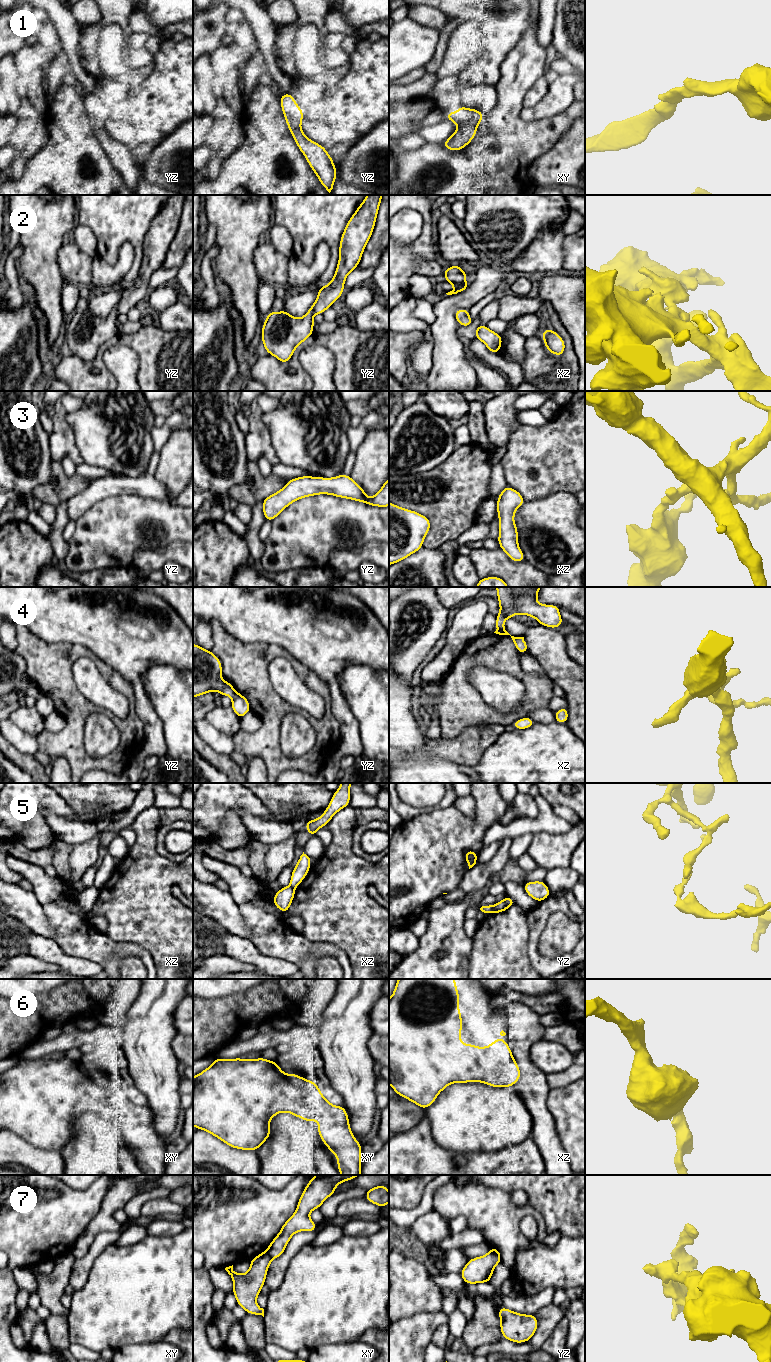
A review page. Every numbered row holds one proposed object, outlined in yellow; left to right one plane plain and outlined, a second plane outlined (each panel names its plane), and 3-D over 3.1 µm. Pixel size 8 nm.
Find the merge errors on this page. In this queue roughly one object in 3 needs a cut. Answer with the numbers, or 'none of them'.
4, 5, 7

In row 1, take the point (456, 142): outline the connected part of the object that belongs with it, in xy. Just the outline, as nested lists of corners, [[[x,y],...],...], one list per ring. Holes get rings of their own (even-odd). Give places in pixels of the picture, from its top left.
[[[463,105],[456,112],[448,112],[445,118],[457,123],[457,129],[443,146],[452,151],[460,151],[466,147],[476,136],[476,131],[484,118],[484,114],[476,109],[465,108]]]

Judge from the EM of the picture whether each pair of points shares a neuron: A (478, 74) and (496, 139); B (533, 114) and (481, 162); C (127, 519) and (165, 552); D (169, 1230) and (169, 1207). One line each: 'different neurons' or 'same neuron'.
A: different neurons
B: different neurons
C: different neurons
D: different neurons

